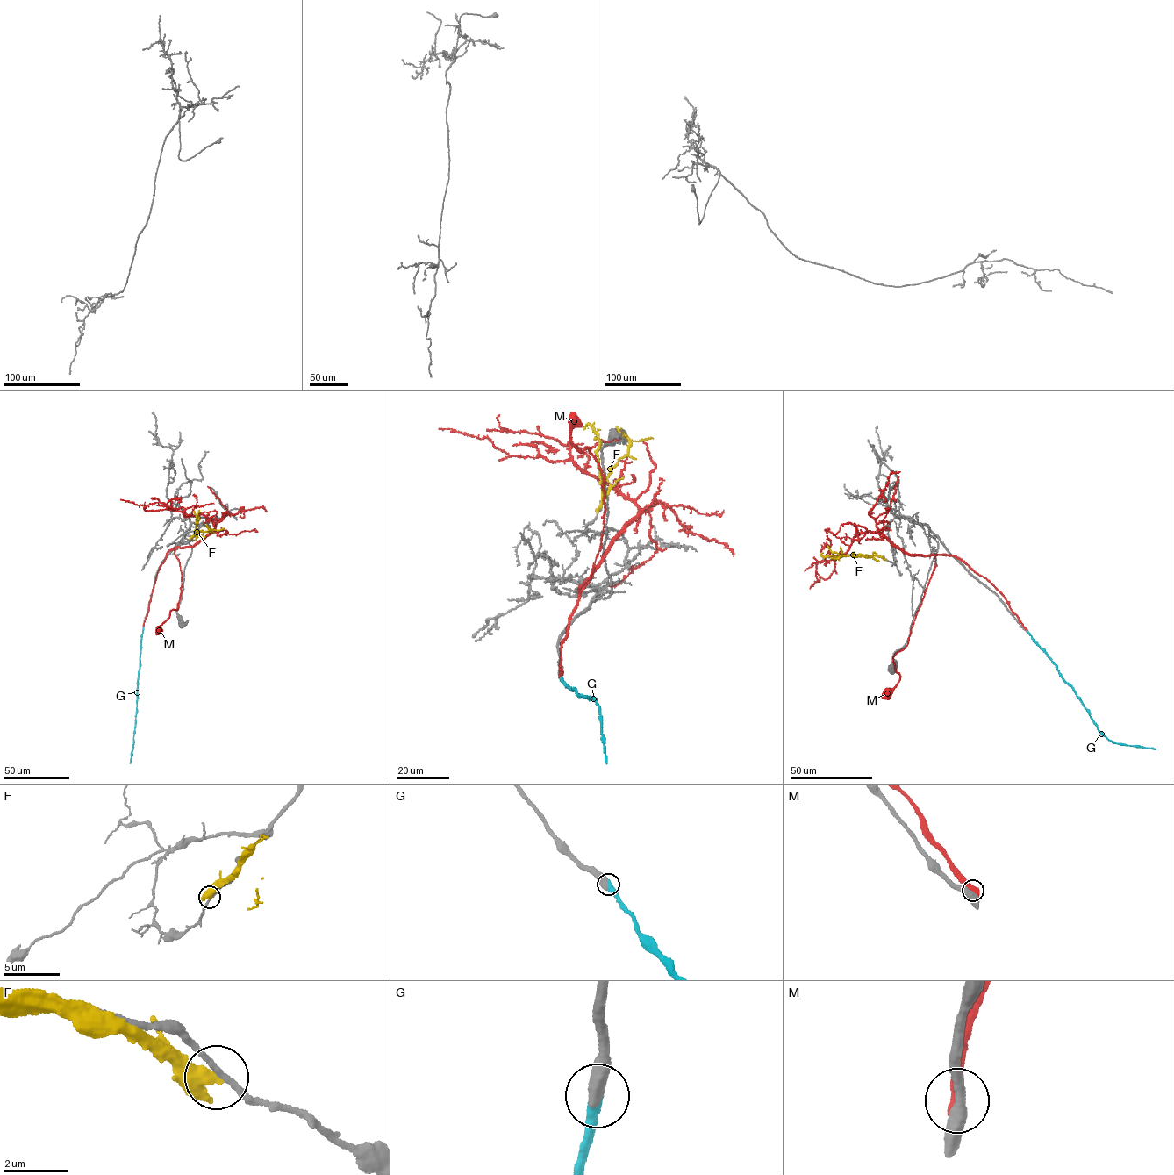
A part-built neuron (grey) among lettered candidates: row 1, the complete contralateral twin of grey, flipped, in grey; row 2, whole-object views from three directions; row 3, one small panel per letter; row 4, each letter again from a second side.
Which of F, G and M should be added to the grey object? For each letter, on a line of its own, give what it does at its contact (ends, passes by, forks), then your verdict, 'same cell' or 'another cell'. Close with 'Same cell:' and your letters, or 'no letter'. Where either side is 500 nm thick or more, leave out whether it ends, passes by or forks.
F: it passes by; another cell
G: same cell
M: another cell
Same cell: G

